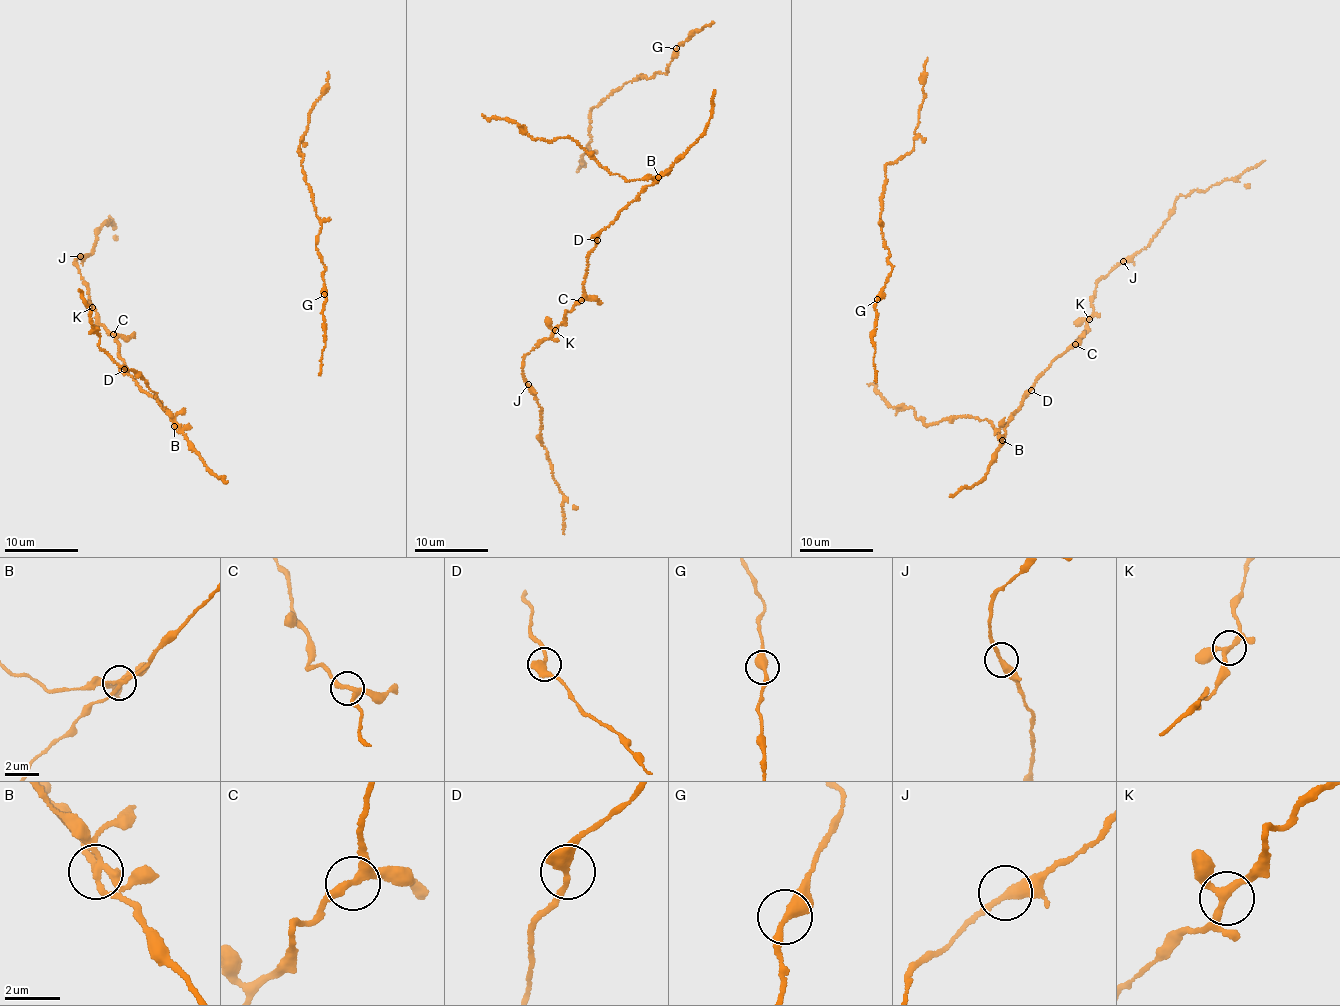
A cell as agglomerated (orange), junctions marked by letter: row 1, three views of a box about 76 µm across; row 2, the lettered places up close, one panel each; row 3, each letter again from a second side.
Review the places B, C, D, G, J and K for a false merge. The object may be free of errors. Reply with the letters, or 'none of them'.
B

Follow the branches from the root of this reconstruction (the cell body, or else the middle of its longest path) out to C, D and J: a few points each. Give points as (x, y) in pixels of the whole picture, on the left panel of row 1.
C: (212, 473), (199, 453), (192, 449), (181, 426), (170, 419), (167, 409), (143, 391), (126, 371), (113, 334)
D: (212, 473), (199, 453), (192, 449), (181, 426), (170, 419), (167, 409), (143, 391), (124, 369)
J: (212, 473), (167, 409), (126, 371), (114, 334), (97, 324), (88, 284), (74, 263), (80, 256)

